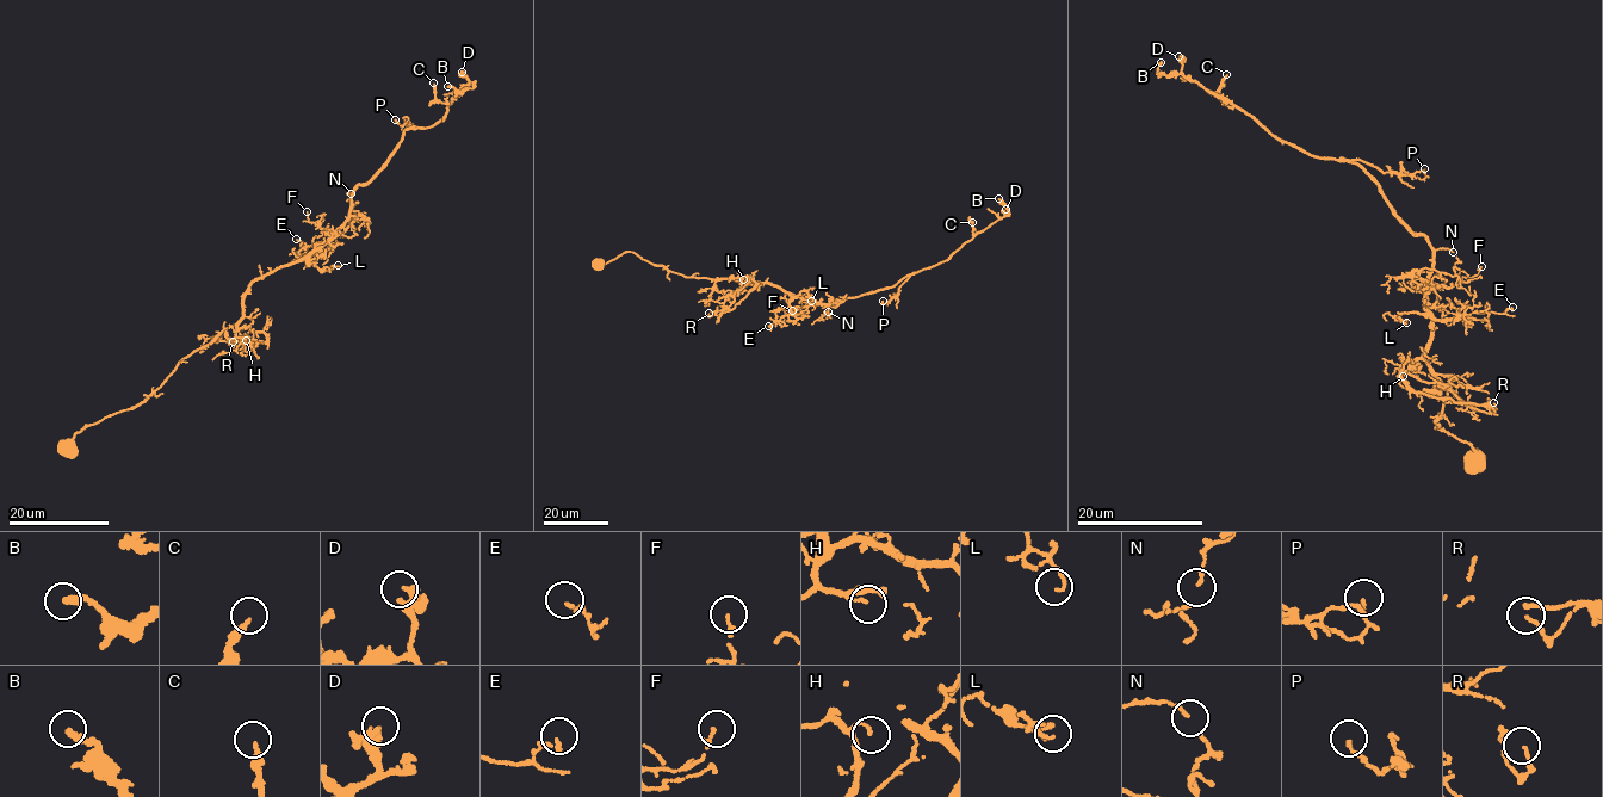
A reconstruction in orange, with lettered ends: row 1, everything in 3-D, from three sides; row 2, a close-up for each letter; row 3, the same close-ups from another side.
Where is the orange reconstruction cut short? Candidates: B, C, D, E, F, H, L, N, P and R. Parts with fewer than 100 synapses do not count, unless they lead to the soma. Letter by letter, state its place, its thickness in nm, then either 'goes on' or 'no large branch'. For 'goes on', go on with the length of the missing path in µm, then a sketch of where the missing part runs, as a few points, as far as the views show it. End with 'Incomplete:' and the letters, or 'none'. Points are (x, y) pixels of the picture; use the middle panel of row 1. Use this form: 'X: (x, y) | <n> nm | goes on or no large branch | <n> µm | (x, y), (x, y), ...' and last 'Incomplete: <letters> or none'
B: (998, 198) | 260 nm | no large branch
C: (972, 222) | 180 nm | no large branch
D: (1006, 209) | 240 nm | no large branch
E: (768, 326) | 130 nm | no large branch
F: (792, 310) | 140 nm | no large branch
H: (743, 279) | 110 nm | no large branch
L: (811, 301) | 110 nm | no large branch
N: (828, 311) | 80 nm | no large branch
P: (883, 301) | 80 nm | no large branch
R: (709, 313) | 140 nm | no large branch
Incomplete: none

